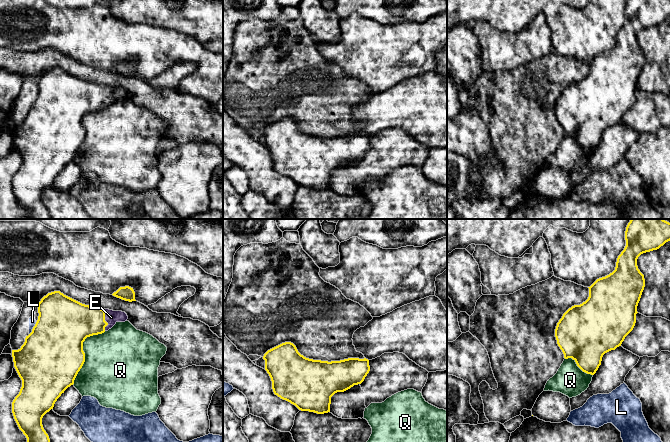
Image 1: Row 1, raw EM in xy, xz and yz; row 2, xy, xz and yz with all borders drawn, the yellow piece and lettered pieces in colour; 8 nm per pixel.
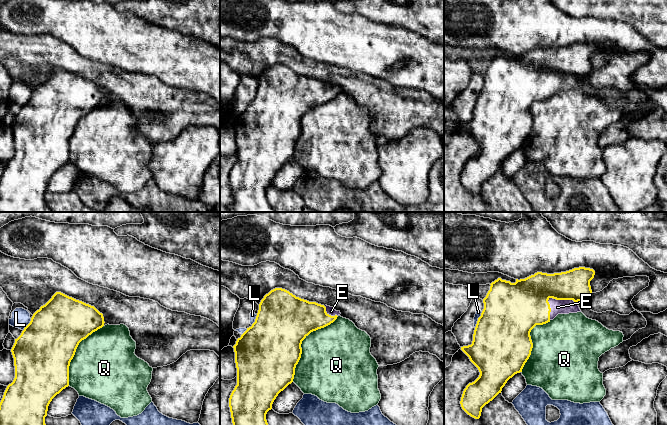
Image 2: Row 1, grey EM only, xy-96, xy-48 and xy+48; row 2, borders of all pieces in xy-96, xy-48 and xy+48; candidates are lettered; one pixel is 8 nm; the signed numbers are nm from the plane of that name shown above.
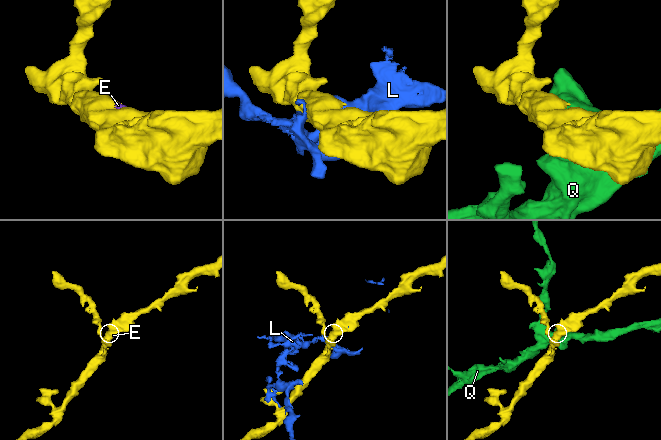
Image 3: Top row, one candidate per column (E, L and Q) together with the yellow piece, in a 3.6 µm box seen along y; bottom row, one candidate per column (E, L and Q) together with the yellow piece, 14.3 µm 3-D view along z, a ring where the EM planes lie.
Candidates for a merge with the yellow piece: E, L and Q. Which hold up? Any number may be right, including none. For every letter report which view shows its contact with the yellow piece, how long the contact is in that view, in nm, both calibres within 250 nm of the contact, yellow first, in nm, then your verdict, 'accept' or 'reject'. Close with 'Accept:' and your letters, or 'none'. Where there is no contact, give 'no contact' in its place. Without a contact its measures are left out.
E: xy | 180 nm | 320/110 nm | accept
L: xy | 120 nm | 480/60 nm | reject
Q: xy | 500 nm | 500/460 nm | reject
Accept: E

